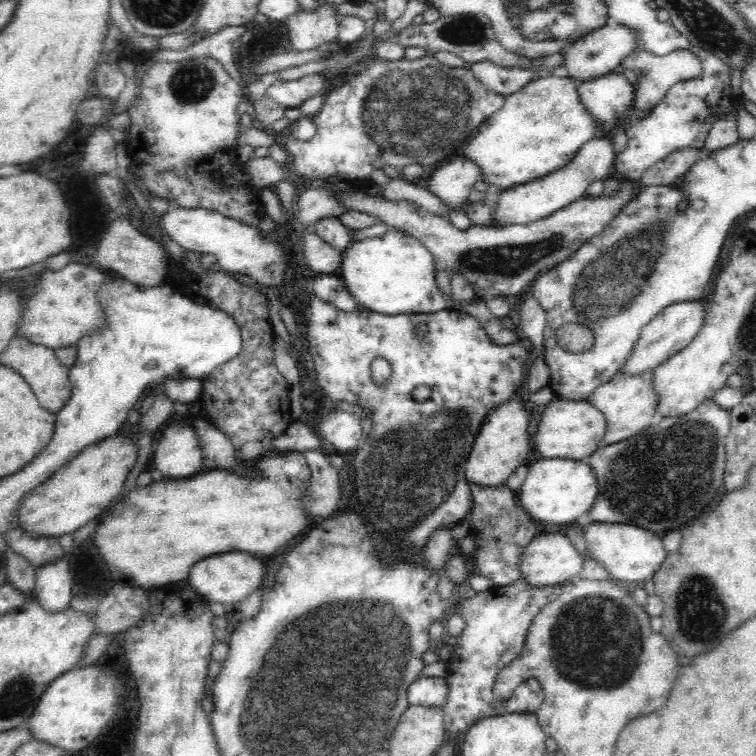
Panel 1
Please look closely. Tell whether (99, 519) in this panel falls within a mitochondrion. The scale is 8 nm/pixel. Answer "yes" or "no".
no

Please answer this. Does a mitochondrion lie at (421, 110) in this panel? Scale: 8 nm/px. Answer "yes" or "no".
yes

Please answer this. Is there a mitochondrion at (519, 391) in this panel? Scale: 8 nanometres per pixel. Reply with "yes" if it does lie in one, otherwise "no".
no

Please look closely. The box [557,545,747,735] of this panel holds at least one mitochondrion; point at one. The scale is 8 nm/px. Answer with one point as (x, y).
(698, 615)

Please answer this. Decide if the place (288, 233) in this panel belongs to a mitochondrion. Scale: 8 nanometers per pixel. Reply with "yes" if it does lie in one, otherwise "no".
no

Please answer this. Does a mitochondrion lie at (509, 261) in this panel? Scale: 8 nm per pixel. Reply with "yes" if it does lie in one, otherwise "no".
yes

